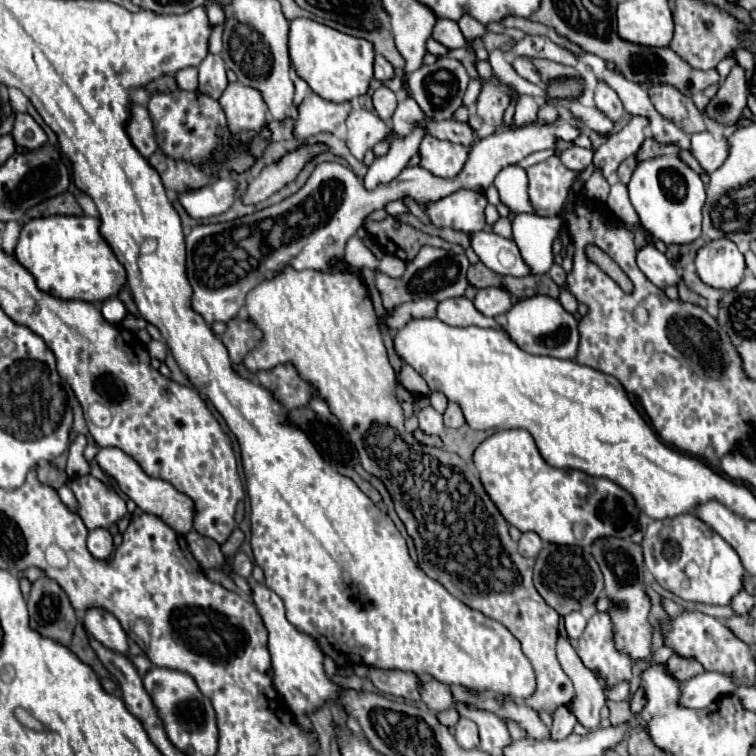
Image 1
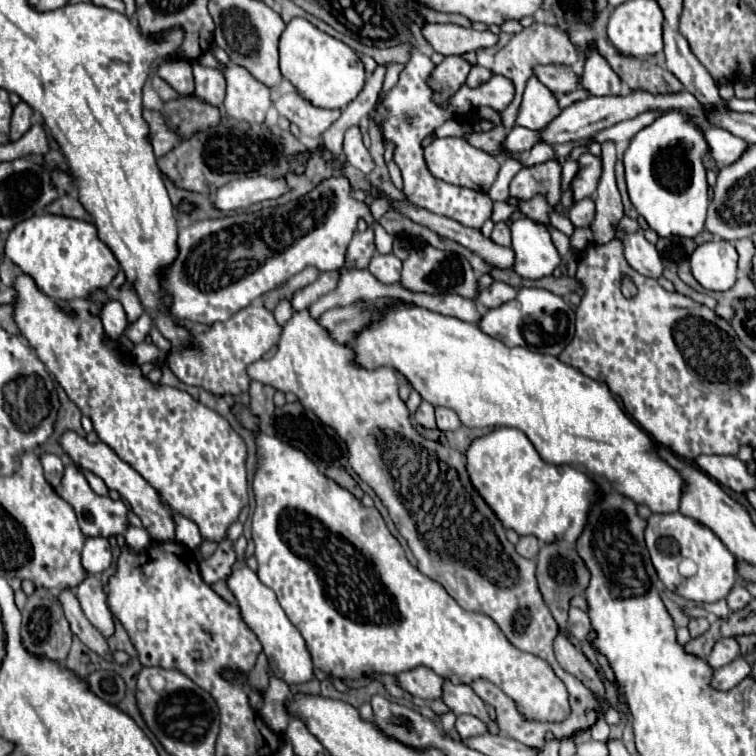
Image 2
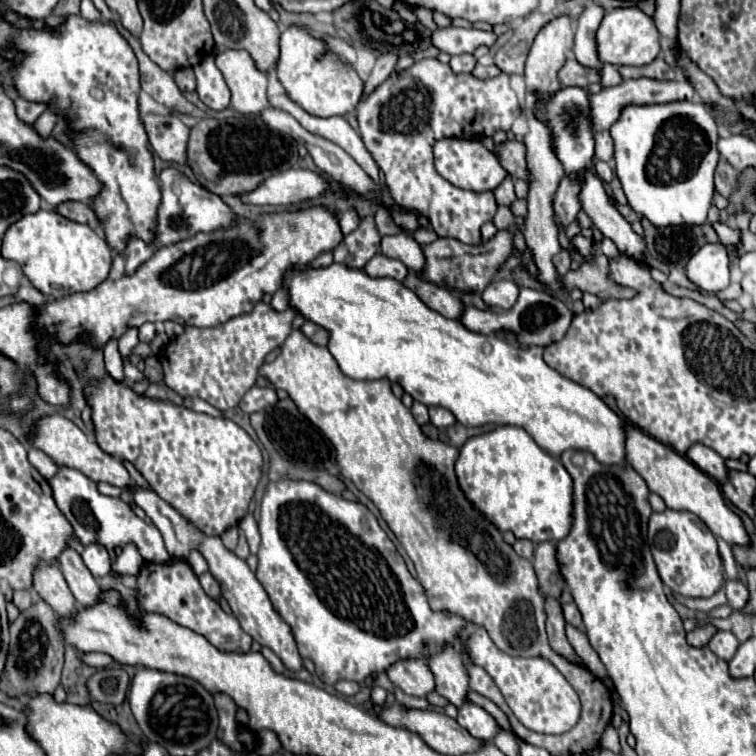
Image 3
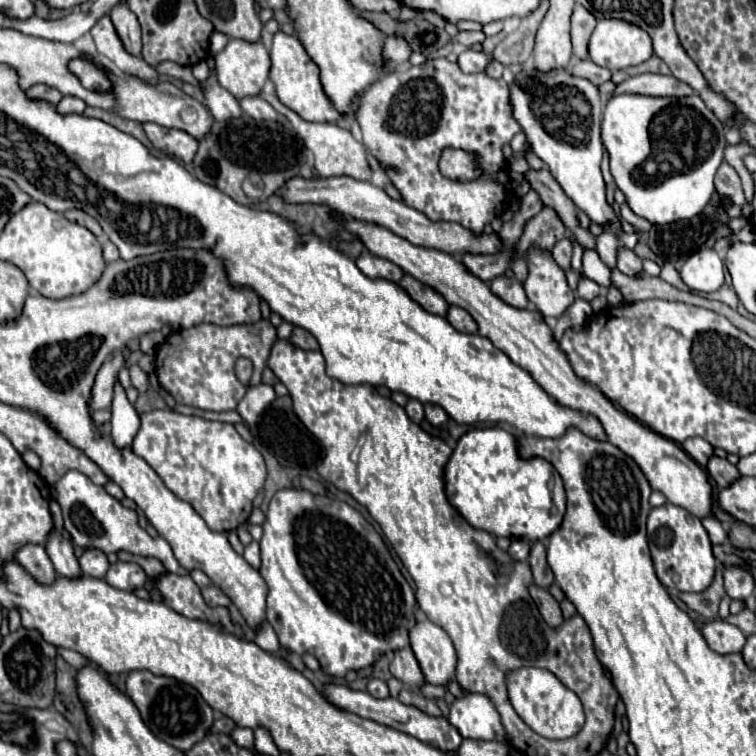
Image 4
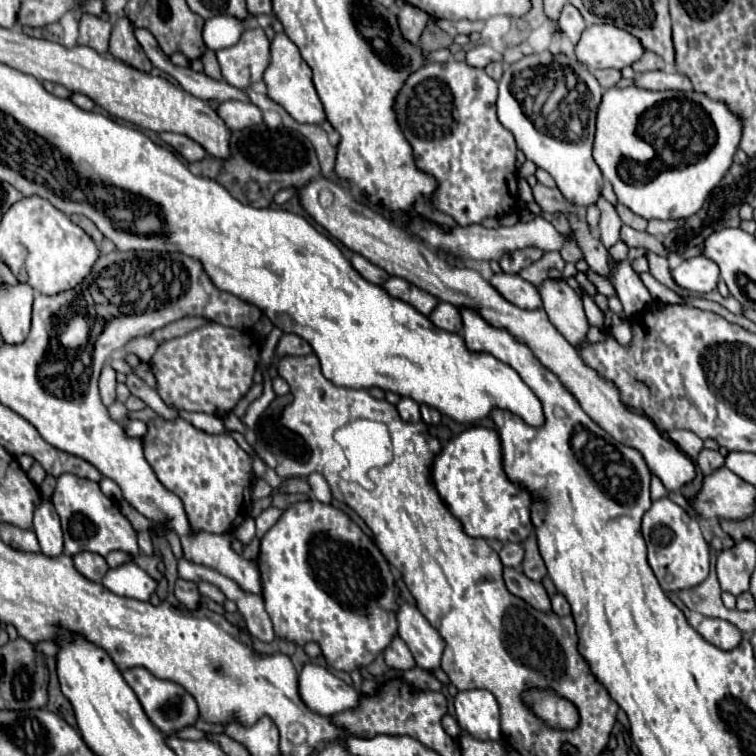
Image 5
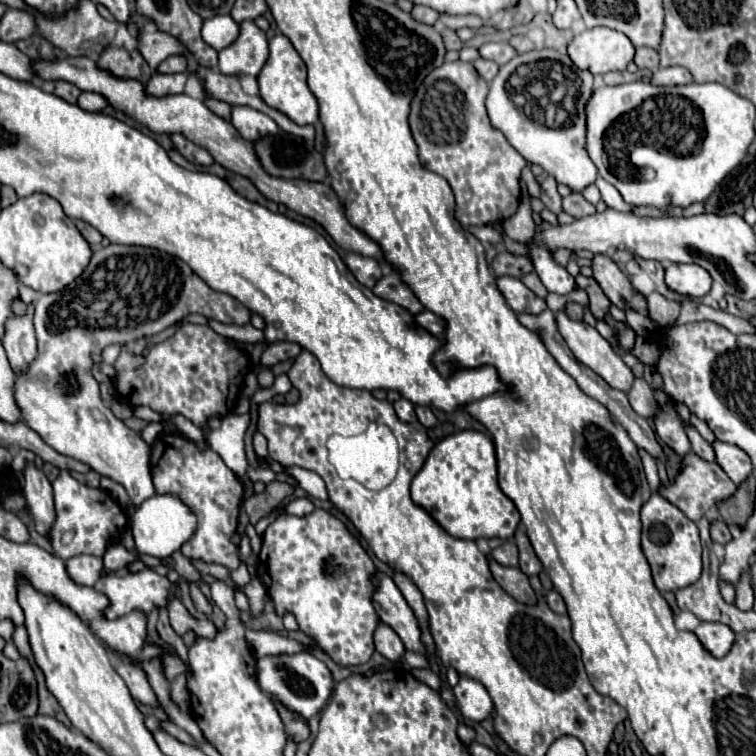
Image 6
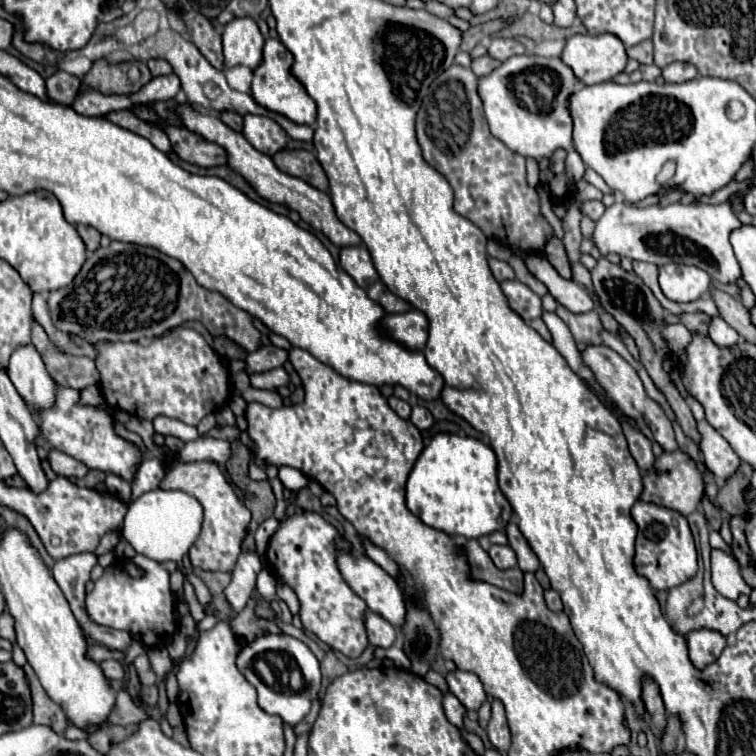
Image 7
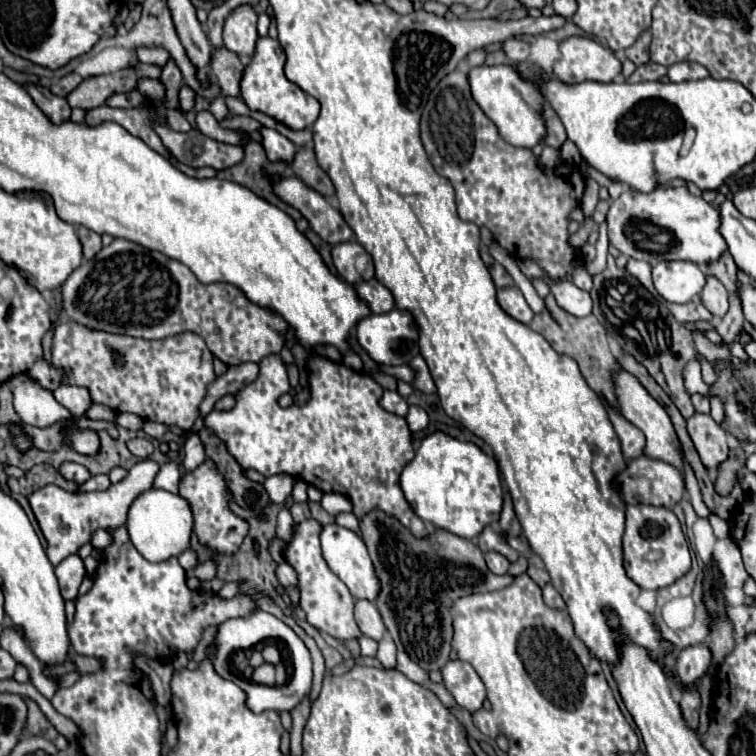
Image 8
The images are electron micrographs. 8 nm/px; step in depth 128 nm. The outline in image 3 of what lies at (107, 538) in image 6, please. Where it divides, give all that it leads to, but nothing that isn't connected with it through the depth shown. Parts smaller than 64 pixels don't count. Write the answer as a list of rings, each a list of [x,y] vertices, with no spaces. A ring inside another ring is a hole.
[[[62,466],[58,474],[50,480],[50,486],[52,486],[58,508],[66,514],[68,522],[74,526],[78,540],[84,546],[98,542],[110,550],[116,546],[126,546],[126,542],[134,542],[144,560],[170,562],[170,554],[166,552],[166,546],[158,528],[140,520],[124,500],[100,494],[96,490],[96,484],[88,476],[84,476],[80,470]]]

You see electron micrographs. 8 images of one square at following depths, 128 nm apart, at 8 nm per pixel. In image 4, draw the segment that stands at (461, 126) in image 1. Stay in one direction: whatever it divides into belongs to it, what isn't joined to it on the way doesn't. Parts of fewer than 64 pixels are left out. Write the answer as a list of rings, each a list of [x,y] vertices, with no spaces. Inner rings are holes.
[[[530,168],[524,174],[524,178],[532,186],[532,190],[540,196],[544,206],[550,206],[550,208],[558,210],[558,216],[562,218],[562,222],[566,222],[566,228],[578,238],[582,248],[594,248],[594,236],[588,230],[580,228],[578,218],[576,218],[574,202],[564,194],[564,190],[556,182],[556,178],[550,174],[550,170],[548,168],[542,168],[542,170],[532,170]]]

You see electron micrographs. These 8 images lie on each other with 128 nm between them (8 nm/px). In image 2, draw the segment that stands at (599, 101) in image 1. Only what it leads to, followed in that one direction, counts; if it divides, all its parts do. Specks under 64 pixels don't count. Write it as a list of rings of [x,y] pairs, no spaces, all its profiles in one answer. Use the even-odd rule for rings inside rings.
[[[596,50],[588,52],[582,86],[590,96],[618,96],[624,90],[622,80],[614,74],[614,70],[610,70],[608,62]]]

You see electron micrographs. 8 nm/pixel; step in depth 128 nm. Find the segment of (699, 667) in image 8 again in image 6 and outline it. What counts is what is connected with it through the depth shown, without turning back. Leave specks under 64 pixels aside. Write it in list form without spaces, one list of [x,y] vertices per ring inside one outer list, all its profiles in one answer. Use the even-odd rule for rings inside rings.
[[[700,622],[694,634],[706,646],[706,650],[710,650],[716,658],[724,656],[736,640],[736,634],[722,622]]]

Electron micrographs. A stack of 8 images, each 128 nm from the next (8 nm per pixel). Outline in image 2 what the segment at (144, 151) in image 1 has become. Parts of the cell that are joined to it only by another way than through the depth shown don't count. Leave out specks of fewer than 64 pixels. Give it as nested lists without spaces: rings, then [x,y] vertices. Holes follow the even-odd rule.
[[[144,110],[144,120],[146,120],[148,126],[150,126],[148,140],[150,140],[152,150],[154,150],[154,154],[156,154],[158,158],[160,158],[162,154],[170,152],[170,150],[180,142],[178,132],[170,130],[170,128],[166,126],[166,118],[164,118],[160,112]]]

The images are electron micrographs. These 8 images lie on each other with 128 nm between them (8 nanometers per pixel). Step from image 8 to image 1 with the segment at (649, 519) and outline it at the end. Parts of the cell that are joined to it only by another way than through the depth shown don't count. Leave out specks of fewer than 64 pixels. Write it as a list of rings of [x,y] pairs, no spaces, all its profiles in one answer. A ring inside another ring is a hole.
[[[692,514],[650,522],[642,540],[642,552],[646,568],[656,578],[656,582],[684,600],[702,604],[730,604],[730,600],[742,590],[742,578],[746,576],[746,570],[736,550],[720,534],[716,534],[710,526]],[[690,562],[698,564],[698,578],[686,576],[684,568]]]

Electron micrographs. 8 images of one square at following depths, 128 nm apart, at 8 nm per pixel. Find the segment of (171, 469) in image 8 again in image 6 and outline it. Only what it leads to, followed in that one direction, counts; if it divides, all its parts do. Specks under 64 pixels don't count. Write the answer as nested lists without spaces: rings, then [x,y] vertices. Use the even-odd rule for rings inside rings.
[[[250,412],[228,414],[226,418],[222,418],[220,428],[212,430],[206,436],[210,448],[216,450],[226,462],[226,466],[238,476],[244,476],[248,466],[246,454],[244,454],[244,434],[248,426],[250,426]]]

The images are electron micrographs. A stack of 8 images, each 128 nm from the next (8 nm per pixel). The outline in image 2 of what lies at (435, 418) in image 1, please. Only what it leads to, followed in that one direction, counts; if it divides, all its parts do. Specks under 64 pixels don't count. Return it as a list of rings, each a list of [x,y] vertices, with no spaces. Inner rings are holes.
[[[422,402],[420,408],[416,410],[416,422],[422,424],[424,428],[436,428],[434,420],[434,406],[430,402]]]

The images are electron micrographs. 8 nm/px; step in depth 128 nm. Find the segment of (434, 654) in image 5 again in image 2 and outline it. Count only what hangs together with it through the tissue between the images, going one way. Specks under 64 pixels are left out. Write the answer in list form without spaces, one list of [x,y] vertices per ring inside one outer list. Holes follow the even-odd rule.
[[[446,680],[444,682],[444,698],[442,700],[446,702],[446,706],[456,716],[460,716],[460,714],[472,714],[472,716],[480,718],[488,726],[490,734],[498,734],[500,732],[498,724],[490,718],[490,714],[486,710],[486,704],[472,692],[470,686],[466,686],[466,684],[454,686],[450,680]]]

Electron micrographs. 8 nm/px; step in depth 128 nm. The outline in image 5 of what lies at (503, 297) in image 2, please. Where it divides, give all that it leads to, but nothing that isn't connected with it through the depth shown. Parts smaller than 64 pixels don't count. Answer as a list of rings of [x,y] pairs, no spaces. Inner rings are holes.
[[[494,274],[490,284],[514,306],[518,308],[526,308],[526,310],[534,310],[534,308],[542,308],[542,300],[538,298],[536,288],[526,282],[524,278],[520,278],[518,274]]]

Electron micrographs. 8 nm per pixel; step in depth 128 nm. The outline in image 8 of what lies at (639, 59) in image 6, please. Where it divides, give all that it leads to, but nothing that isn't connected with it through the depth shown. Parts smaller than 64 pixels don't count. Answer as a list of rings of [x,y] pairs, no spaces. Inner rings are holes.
[[[646,30],[630,48],[626,48],[626,58],[630,58],[636,66],[642,66],[650,60],[648,56],[648,46],[650,46],[650,32]]]

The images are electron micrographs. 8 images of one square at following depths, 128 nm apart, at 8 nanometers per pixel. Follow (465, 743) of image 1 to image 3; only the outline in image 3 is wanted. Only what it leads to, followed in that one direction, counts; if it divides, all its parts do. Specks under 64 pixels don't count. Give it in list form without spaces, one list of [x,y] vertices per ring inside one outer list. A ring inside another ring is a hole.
[[[466,704],[458,708],[456,722],[462,728],[466,728],[474,738],[482,738],[482,740],[492,740],[494,734],[500,730],[496,720],[476,704]]]

